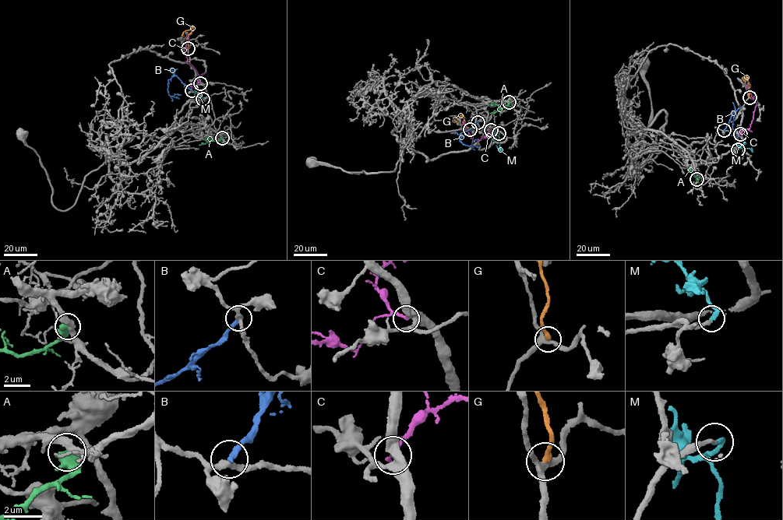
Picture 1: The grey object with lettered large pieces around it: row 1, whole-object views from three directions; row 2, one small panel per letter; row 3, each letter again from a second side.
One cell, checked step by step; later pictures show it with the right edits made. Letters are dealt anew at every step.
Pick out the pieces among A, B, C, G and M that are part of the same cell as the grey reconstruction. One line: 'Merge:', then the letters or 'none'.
Merge: M

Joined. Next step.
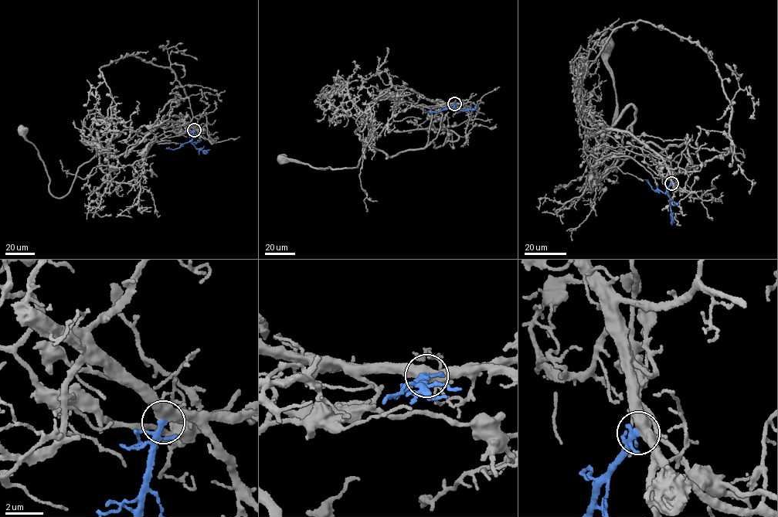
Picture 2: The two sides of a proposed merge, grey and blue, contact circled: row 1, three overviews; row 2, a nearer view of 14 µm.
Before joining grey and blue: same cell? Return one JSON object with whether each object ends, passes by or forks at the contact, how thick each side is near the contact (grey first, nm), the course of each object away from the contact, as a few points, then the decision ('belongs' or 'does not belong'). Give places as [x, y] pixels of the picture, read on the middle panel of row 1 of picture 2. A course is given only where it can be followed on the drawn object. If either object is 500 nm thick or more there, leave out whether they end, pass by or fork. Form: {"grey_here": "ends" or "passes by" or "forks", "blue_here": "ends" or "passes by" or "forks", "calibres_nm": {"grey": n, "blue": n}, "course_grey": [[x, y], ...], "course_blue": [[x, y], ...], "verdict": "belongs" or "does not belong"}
{"calibres_nm": {"grey": 500, "blue": 160}, "course_grey": [[454, 103], [439, 109], [437, 137], [424, 147], [387, 158], [367, 144], [358, 168], [334, 169], [283, 159]], "course_blue": [[454, 103], [453, 107], [457, 110], [475, 109], [477, 104]], "verdict": "belongs"}

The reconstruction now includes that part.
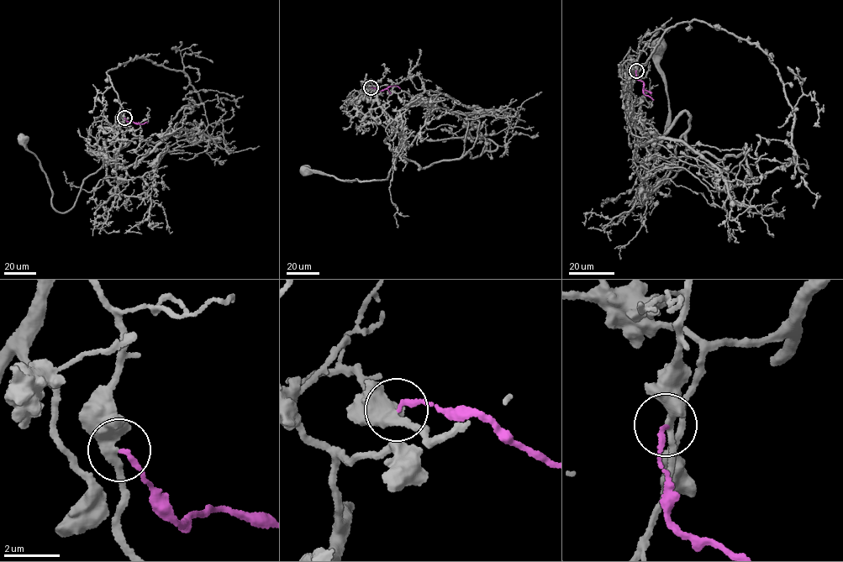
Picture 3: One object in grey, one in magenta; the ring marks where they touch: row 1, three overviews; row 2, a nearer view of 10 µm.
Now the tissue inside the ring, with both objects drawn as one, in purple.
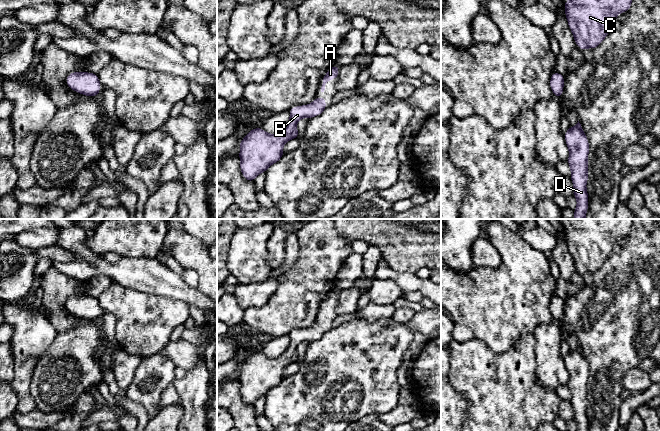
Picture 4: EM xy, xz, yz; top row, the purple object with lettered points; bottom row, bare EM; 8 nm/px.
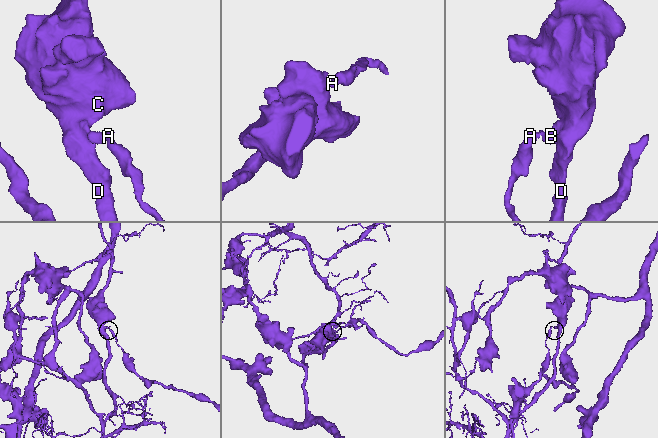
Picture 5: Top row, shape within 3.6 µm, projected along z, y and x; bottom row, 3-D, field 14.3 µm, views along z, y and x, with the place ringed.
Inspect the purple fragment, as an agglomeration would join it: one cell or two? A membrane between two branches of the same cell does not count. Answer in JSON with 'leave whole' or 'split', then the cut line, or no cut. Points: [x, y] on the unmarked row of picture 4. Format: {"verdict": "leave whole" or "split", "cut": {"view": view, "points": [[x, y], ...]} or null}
{"verdict": "leave whole", "cut": null}

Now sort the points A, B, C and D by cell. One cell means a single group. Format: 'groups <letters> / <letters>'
groups A B C D

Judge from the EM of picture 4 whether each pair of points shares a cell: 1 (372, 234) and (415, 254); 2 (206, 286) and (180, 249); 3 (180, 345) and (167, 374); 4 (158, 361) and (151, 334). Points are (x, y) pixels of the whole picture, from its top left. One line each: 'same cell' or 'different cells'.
1: same cell
2: same cell
3: different cells
4: different cells

